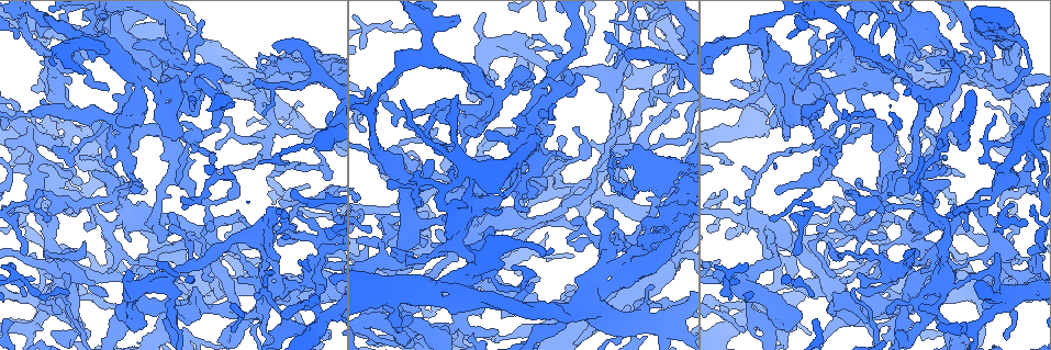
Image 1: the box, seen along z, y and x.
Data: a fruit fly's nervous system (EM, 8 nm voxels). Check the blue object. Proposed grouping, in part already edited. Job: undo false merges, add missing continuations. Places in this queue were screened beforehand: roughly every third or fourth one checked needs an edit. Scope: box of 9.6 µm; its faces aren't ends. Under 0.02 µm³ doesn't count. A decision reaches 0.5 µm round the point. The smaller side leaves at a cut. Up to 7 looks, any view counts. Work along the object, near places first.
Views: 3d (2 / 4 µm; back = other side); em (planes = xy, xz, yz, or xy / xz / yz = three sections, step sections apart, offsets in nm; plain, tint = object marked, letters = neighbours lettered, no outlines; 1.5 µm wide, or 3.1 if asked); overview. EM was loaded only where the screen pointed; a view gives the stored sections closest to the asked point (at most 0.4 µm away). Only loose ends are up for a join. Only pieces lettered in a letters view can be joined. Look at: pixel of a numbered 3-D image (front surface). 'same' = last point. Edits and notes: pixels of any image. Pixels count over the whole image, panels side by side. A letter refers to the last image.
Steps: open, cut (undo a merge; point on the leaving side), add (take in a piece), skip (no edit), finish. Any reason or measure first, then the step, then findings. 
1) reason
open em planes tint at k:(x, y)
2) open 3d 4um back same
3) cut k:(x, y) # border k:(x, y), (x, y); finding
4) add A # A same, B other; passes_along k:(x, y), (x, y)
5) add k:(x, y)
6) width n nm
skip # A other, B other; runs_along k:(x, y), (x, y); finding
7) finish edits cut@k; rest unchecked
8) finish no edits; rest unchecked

branch point
open 3d 2um at 1:(965, 74)

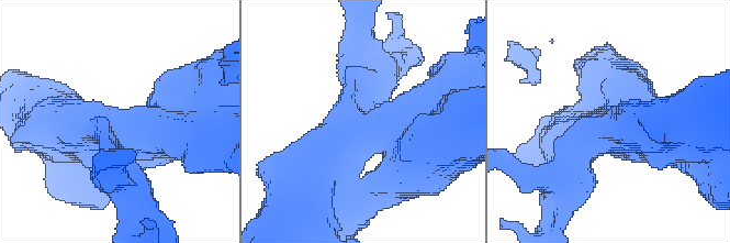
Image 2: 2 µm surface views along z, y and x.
shape alone is not enough
open em planes tint at 2:(112, 130)

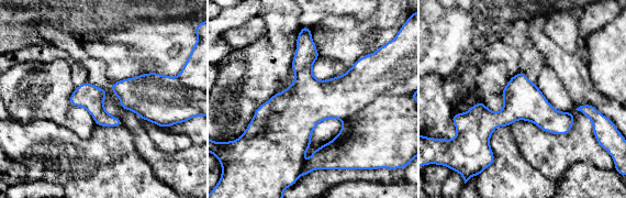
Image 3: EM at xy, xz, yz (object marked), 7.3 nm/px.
see the neighbours
open em planes letters same

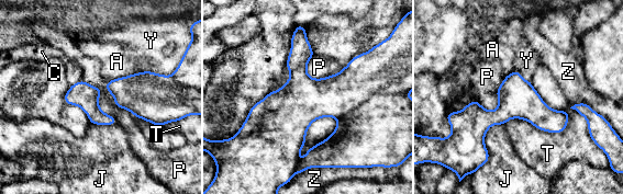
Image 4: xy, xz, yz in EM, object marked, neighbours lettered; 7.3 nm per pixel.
skip # A other, C other, J other, P other, T other, Y other, Z other; border 4:(514, 69), (530, 81); one neuron here

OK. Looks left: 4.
tapers out
open 3d 2um at 1:(904, 166)

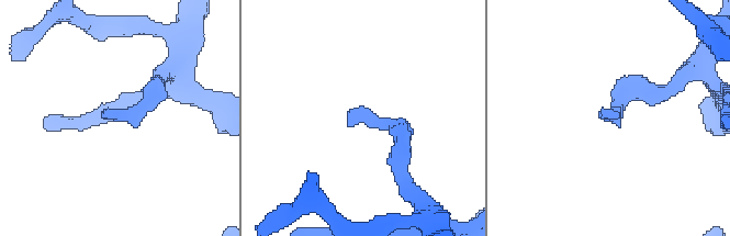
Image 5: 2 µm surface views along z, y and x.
open em yz step 4 letters at 5:(350, 120)

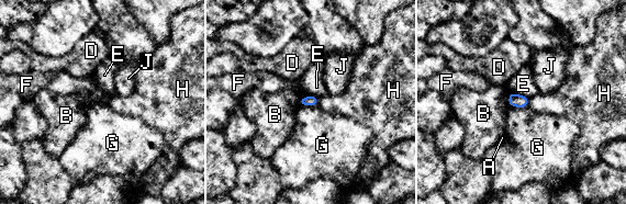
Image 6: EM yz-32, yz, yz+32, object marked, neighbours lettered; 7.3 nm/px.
skip # A other, B other, D other, E other, F other, G other, H other, J other; border 6:(510, 105), (527, 106); no lettered piece goes on from it

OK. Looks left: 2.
branch point
open em xz step 4 letters at 1:(544, 141)

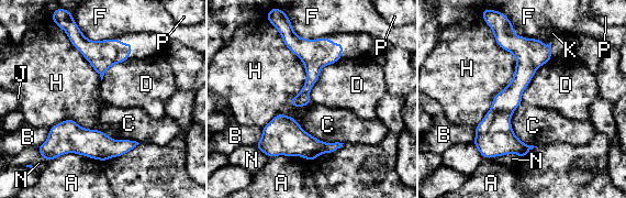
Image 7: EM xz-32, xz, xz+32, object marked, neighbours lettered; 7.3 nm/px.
skip # A other, B other, C other, D other, F other, H other, J other, K other, N other, P other; runs_along 7:(511, 34), (522, 79), (487, 155); all the same neuron

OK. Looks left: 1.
finish no edits; rest unchecked

